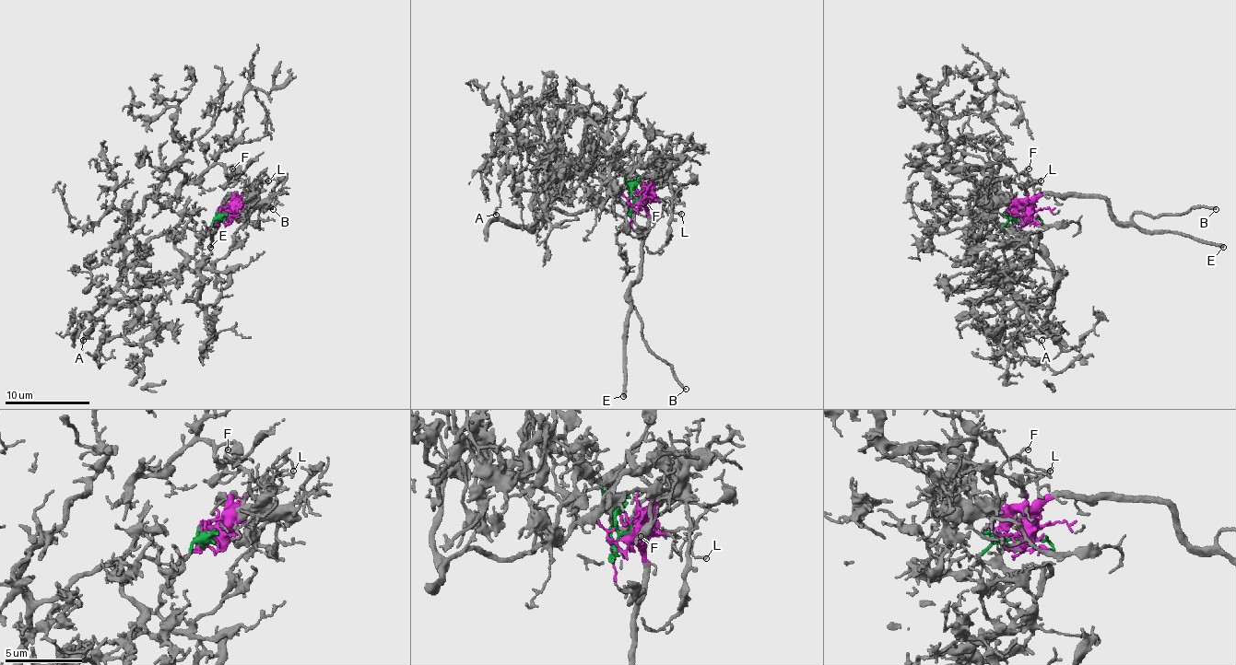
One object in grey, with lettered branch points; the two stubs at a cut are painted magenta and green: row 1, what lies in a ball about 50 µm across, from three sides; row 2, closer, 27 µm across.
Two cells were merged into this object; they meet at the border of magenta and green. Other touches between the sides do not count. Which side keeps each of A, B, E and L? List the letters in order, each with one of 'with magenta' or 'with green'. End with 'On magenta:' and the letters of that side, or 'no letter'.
A: with green
B: with magenta
E: with magenta
L: with magenta
On magenta: B, E, L

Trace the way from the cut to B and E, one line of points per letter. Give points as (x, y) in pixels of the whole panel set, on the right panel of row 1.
B: (1029, 216), (1041, 195), (1061, 193), (1100, 195), (1118, 221), (1135, 213), (1149, 216), (1215, 208)
E: (1029, 216), (1031, 206), (1041, 195), (1100, 195), (1110, 213), (1122, 223), (1151, 231), (1182, 231), (1223, 246)

